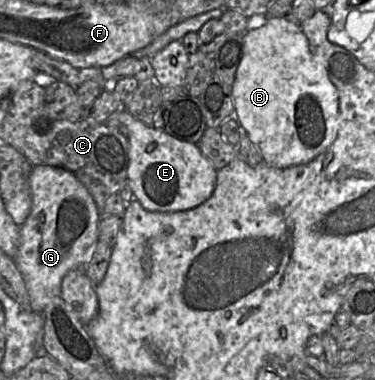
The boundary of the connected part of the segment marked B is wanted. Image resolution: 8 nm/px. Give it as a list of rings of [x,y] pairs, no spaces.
[[[278,18],[269,19],[261,27],[247,30],[244,33],[243,44],[243,56],[237,68],[235,82],[232,86],[232,96],[235,106],[234,117],[243,128],[243,131],[247,133],[256,145],[266,165],[277,169],[286,169],[311,163],[329,150],[337,137],[340,125],[340,105],[337,88],[330,81],[325,67],[312,52],[305,34],[297,23]]]

